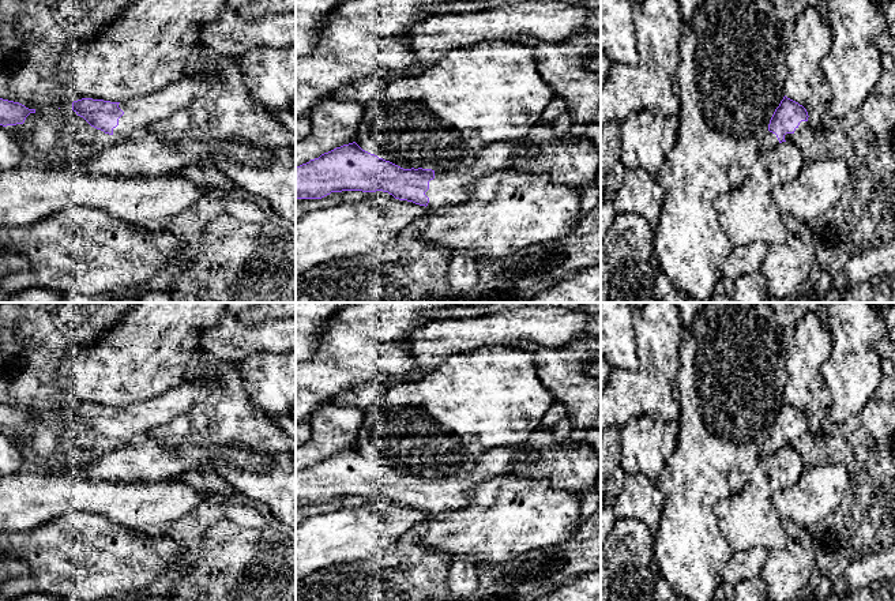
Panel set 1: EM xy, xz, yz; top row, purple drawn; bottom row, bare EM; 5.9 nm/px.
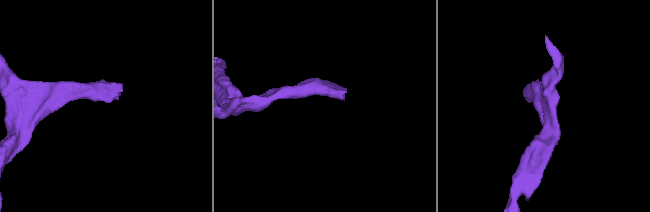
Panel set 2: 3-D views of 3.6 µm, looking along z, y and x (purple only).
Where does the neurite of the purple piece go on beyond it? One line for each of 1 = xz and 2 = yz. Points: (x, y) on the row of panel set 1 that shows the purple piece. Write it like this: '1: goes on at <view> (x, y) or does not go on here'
1: goes on at xz (448, 187)
2: goes on at yz (770, 141)

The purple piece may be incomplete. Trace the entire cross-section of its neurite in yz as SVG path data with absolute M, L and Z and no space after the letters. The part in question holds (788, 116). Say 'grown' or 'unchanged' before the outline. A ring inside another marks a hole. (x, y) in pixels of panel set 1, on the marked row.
grown | M785 95L770 120L768 132L761 139L761 150L774 149L782 142L793 140L796 135L809 127L808 117L802 105Z

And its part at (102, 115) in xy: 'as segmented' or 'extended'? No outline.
extended

